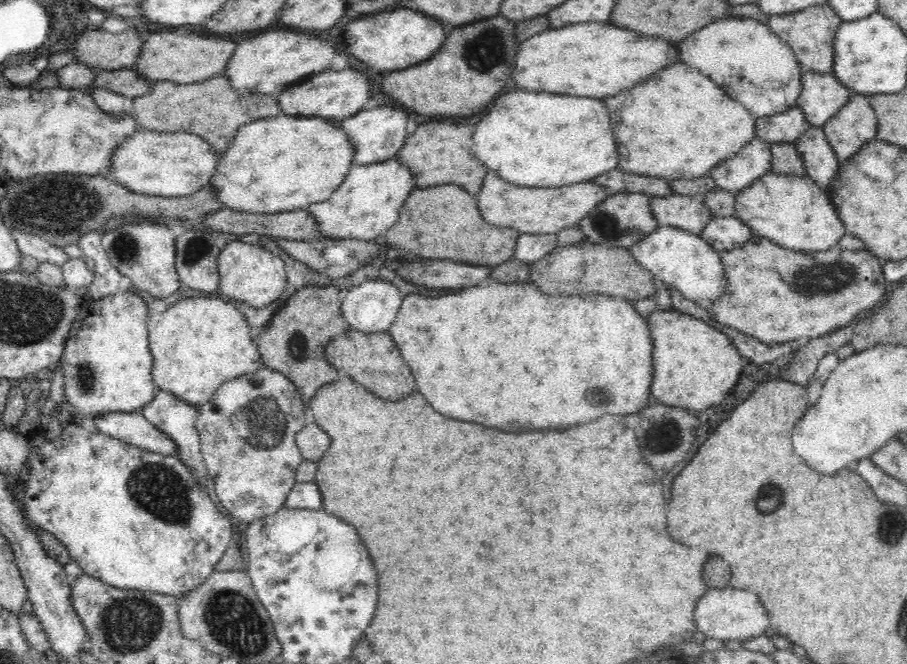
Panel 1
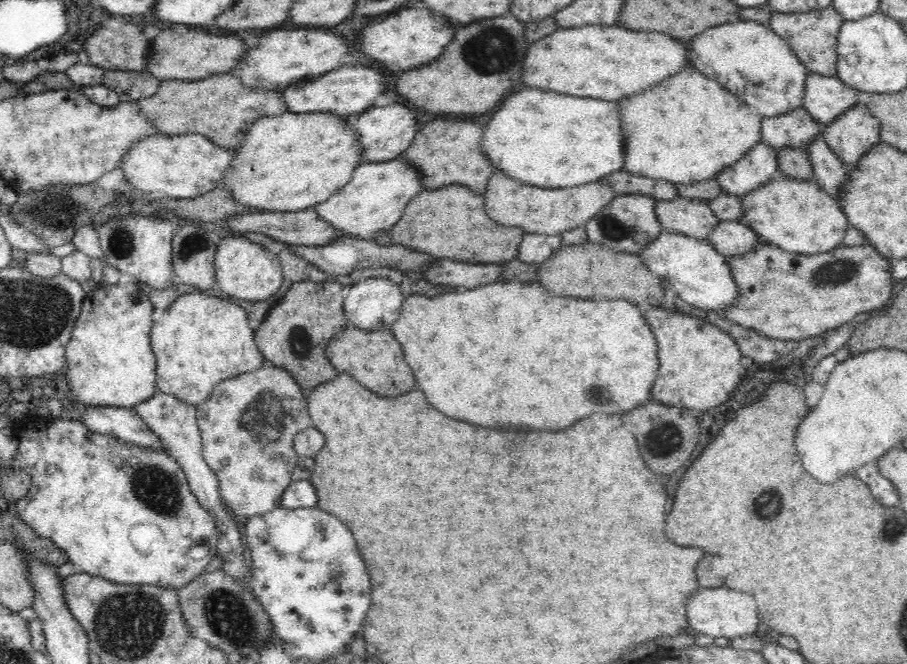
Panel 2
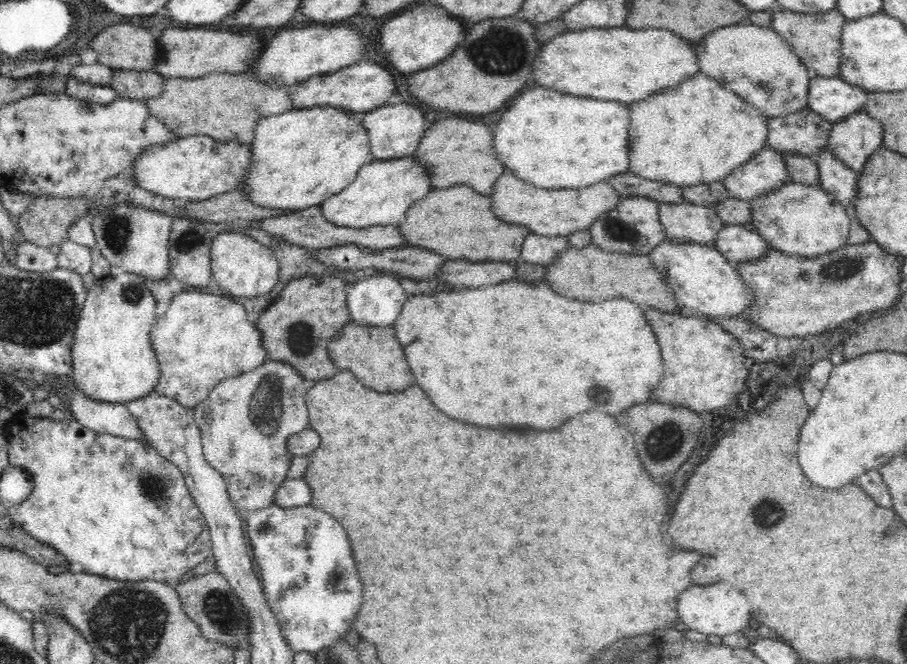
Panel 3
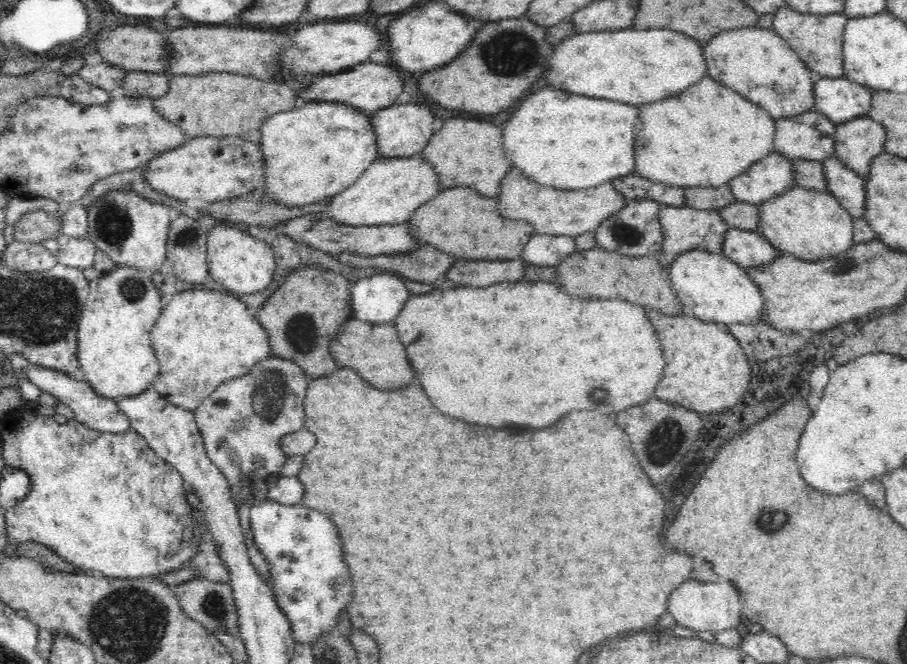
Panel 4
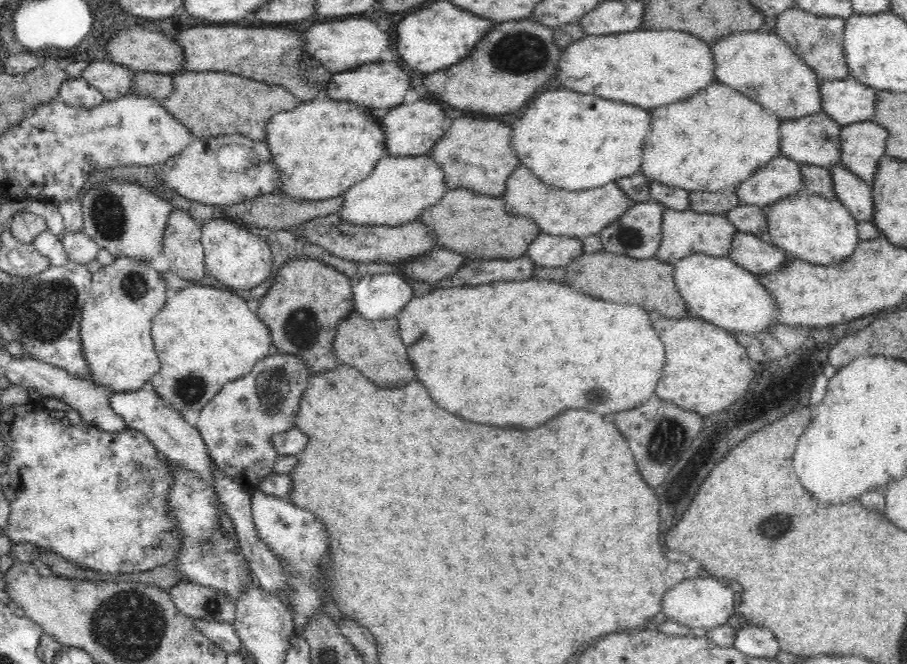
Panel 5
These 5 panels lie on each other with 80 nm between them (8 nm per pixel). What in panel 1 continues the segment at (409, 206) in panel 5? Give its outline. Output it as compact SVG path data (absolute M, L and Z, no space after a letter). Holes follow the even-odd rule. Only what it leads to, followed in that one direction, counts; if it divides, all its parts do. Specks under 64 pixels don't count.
M396 158L370 165L352 164L336 192L322 202L310 203L307 212L322 238L374 240L396 222L398 208L412 188L410 172Z

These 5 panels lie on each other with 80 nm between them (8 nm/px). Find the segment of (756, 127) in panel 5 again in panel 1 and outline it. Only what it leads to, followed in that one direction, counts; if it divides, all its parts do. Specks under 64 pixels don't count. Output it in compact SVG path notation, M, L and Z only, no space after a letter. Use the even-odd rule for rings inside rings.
M676 60L676 62L670 62L666 68L650 74L650 76L644 77L640 82L635 83L629 89L622 90L614 96L606 96L604 98L604 106L606 106L606 112L610 116L610 130L612 130L612 136L614 136L615 152L618 154L618 168L624 170L624 172L632 173L635 175L648 175L653 177L662 177L666 179L675 178L696 178L697 176L708 175L710 169L716 166L719 162L730 158L737 150L740 150L747 142L750 142L751 138L755 137L755 120L757 119L749 110L746 110L740 102L734 102L732 98L728 98L713 80L710 80L706 75L701 72L694 72L692 68L688 68L684 62Z

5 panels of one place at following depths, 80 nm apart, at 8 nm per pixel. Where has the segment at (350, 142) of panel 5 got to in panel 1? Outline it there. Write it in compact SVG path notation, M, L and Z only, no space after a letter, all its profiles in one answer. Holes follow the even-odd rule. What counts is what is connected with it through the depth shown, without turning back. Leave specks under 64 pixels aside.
M280 113L274 118L262 118L238 127L226 150L219 159L209 178L219 206L238 213L277 214L304 209L310 203L322 202L341 185L348 169L352 166L352 153L348 137L340 124L320 117L291 117Z

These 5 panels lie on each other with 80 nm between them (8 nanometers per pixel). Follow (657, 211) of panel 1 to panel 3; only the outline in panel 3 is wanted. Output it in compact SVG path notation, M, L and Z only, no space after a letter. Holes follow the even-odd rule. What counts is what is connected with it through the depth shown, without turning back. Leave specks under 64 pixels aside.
M682 200L679 203L659 203L659 220L666 238L679 242L696 242L714 246L718 231L724 226L714 208L710 205L699 205Z

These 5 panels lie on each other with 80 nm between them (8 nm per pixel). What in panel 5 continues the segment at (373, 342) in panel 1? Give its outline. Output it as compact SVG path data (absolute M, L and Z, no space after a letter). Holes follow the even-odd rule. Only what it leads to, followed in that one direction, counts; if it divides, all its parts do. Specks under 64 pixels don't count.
M353 311L337 328L333 352L339 364L356 368L378 388L388 384L390 388L402 388L414 380L414 370L406 358L406 346L402 342L397 317L374 322Z

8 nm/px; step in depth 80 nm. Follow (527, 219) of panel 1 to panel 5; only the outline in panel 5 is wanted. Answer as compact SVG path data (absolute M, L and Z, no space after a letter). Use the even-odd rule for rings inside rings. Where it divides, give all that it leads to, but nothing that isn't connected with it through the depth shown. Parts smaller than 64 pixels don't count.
M518 166L510 174L510 178L506 182L506 192L502 198L504 198L504 204L506 204L504 208L508 214L530 218L532 222L536 222L536 226L544 234L580 240L591 234L599 234L602 228L610 226L610 222L614 222L616 218L620 218L620 215L626 214L632 204L617 184L605 184L578 191L558 190L558 188L538 182L538 178L534 178L522 166Z

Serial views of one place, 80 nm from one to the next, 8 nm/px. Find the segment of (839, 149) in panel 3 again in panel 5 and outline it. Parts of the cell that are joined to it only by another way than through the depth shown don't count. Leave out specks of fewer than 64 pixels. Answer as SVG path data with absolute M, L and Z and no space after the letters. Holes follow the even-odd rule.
M871 120L841 127L840 163L871 186L878 161L884 156L886 138L886 130Z

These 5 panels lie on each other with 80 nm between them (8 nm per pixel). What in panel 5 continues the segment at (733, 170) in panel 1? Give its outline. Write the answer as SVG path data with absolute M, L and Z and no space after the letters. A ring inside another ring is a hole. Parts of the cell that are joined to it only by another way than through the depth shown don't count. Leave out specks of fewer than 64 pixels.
M779 154L759 166L734 191L738 195L739 204L756 205L764 209L800 190L804 189L797 162Z

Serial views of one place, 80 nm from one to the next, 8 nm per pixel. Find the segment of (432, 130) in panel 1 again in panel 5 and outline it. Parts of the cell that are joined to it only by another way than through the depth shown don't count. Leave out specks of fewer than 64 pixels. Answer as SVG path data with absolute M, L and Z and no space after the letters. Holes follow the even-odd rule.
M470 116L456 118L444 136L428 152L444 172L448 188L468 188L484 196L500 196L506 178L516 170L518 162L510 150L510 128L496 120L476 120Z

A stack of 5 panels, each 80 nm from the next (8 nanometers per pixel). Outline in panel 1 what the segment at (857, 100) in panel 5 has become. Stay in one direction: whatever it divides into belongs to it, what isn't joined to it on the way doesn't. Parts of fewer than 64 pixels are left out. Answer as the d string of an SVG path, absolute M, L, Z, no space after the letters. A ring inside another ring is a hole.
M802 73L802 88L796 106L813 127L823 127L844 106L852 94L832 73Z

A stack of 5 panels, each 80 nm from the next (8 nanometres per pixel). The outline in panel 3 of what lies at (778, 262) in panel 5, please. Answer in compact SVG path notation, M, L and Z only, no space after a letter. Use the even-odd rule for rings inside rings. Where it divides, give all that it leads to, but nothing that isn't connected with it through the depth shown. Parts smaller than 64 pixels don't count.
M740 224L724 225L714 245L732 266L761 257L769 248L756 231Z

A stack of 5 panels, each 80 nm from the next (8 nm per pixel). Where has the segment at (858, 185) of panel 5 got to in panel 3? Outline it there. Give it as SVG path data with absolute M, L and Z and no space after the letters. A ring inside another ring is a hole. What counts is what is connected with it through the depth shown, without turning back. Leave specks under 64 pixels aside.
M827 146L814 156L819 170L819 186L829 192L852 214L857 186L857 172L845 165Z

